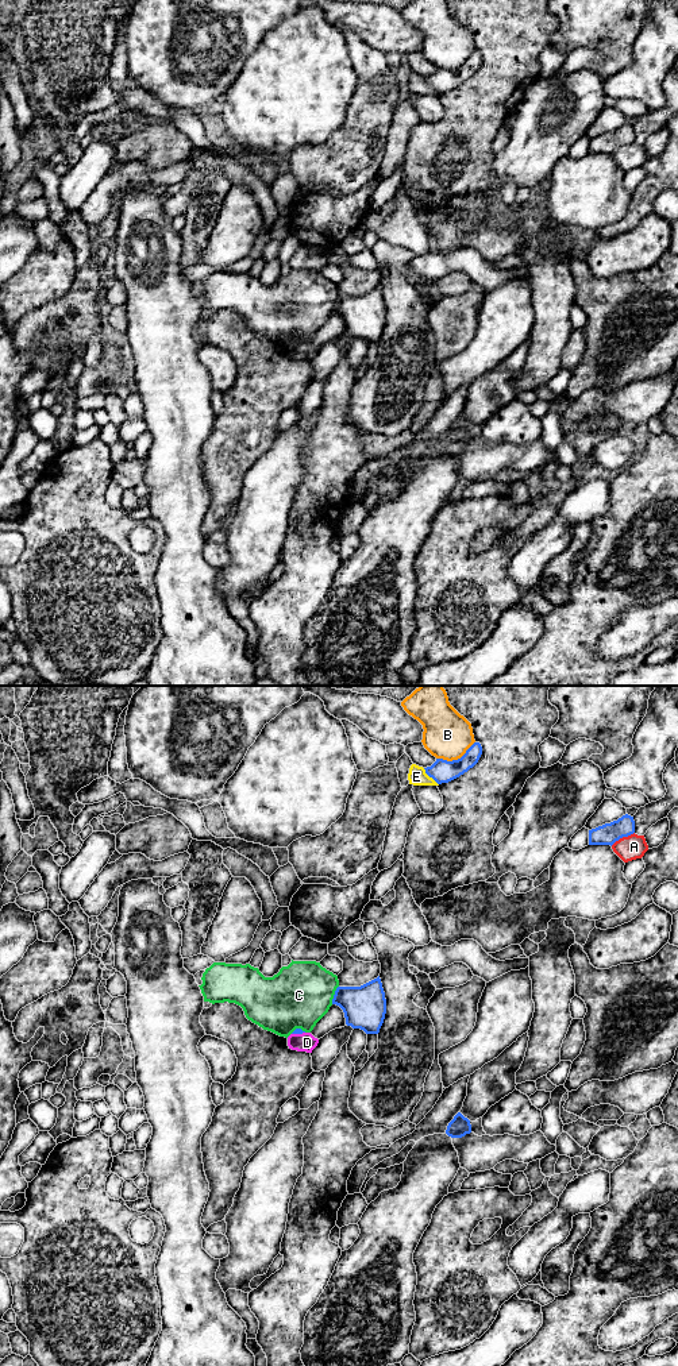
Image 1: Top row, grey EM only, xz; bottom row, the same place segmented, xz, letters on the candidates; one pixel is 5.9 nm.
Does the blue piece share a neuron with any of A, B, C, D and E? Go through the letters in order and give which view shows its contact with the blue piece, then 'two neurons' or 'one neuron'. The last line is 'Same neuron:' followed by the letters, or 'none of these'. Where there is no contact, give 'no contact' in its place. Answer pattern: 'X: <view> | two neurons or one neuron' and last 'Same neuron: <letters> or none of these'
A: xz | two neurons
B: xz | two neurons
C: xz | two neurons
D: xz | two neurons
E: xz | two neurons
Same neuron: none of these

